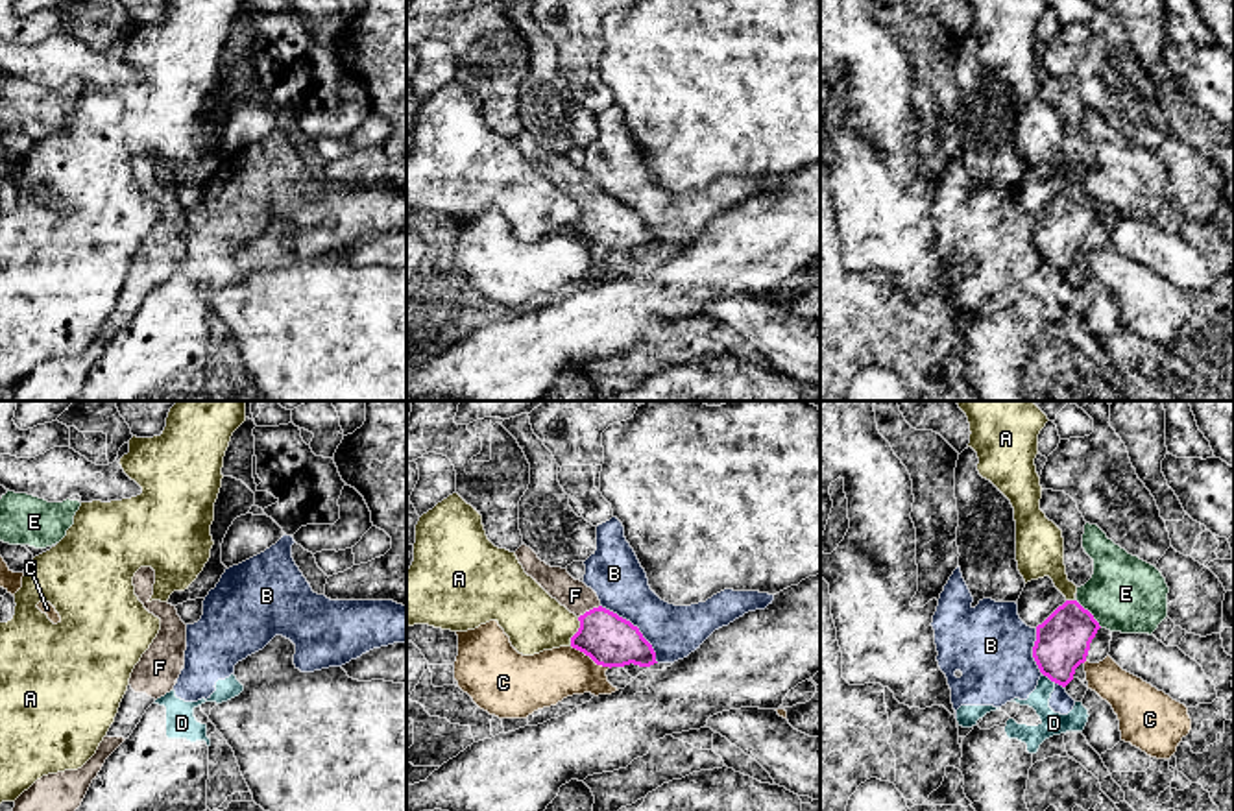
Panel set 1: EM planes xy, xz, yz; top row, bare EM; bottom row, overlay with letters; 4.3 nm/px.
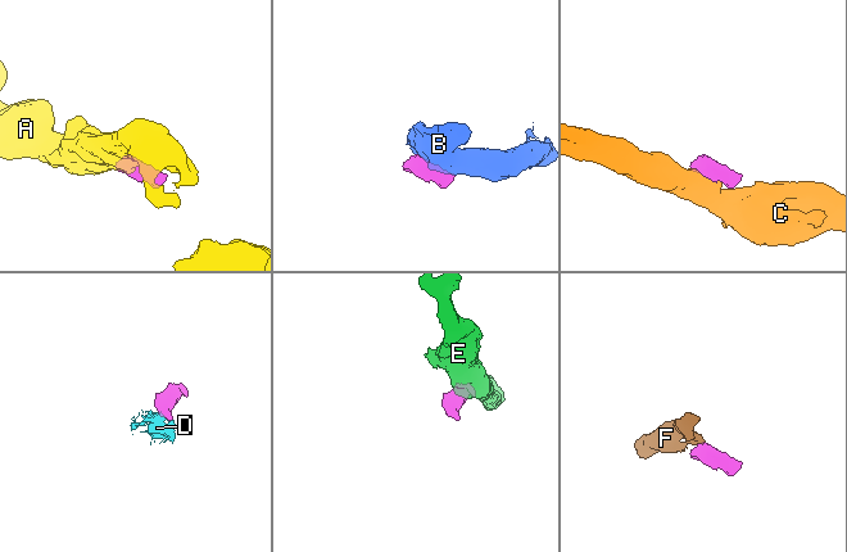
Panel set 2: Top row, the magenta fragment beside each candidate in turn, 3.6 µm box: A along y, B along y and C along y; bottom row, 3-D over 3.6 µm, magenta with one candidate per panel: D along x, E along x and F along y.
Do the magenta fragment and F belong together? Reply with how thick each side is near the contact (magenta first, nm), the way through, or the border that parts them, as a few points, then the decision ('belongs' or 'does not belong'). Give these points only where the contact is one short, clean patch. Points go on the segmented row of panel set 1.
calibres 220 and 140 nm; way xz (608, 640), (590, 610), (575, 595); belongs

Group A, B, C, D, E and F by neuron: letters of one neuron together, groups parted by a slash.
A / B D / C / E / F

